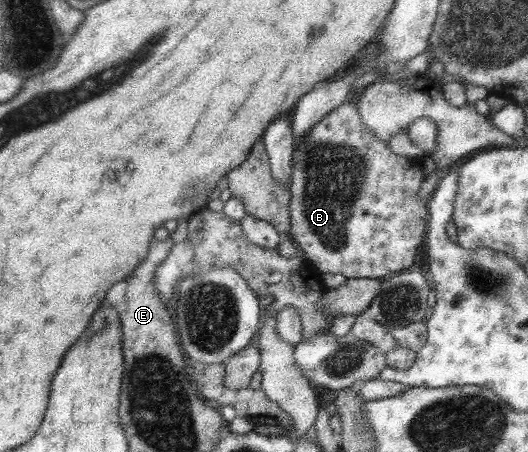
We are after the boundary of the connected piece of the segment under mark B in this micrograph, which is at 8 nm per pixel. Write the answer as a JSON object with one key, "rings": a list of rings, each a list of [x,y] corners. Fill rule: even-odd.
{"rings":[[[342,103],[333,111],[328,112],[323,118],[319,119],[300,140],[295,140],[292,152],[291,175],[289,176],[290,185],[288,193],[288,217],[290,220],[289,230],[287,234],[293,243],[293,247],[299,249],[304,258],[311,262],[314,268],[320,274],[340,274],[346,279],[381,279],[391,274],[399,273],[407,270],[413,264],[415,258],[415,248],[421,245],[424,240],[426,231],[426,205],[423,204],[417,196],[419,188],[423,181],[421,169],[419,165],[420,157],[408,158],[393,154],[385,142],[377,140],[371,132],[369,132],[360,121],[359,115],[355,109],[355,104]]]}

